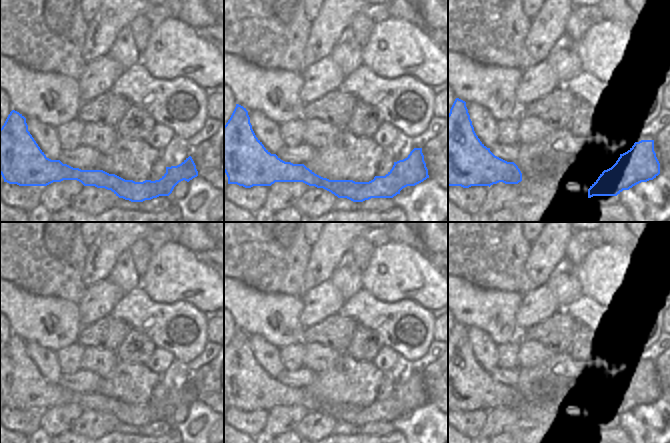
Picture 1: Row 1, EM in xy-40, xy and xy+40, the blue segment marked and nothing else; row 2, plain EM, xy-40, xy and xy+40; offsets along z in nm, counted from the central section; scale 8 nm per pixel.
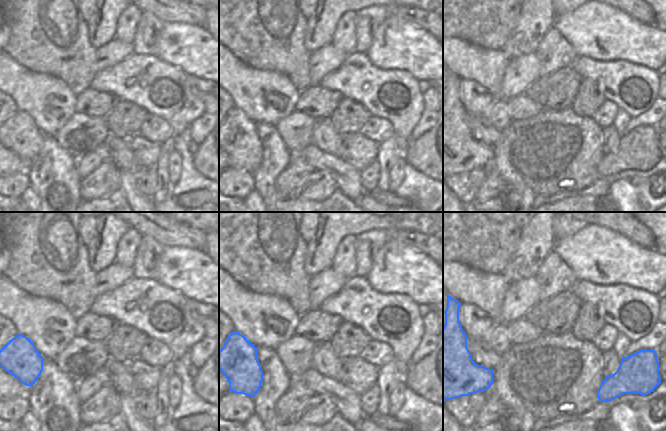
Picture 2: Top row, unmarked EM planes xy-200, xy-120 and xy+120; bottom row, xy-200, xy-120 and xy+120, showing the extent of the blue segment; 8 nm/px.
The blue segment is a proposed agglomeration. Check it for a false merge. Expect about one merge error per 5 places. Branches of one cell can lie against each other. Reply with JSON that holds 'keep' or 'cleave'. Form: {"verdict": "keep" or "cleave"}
{"verdict": "keep"}

